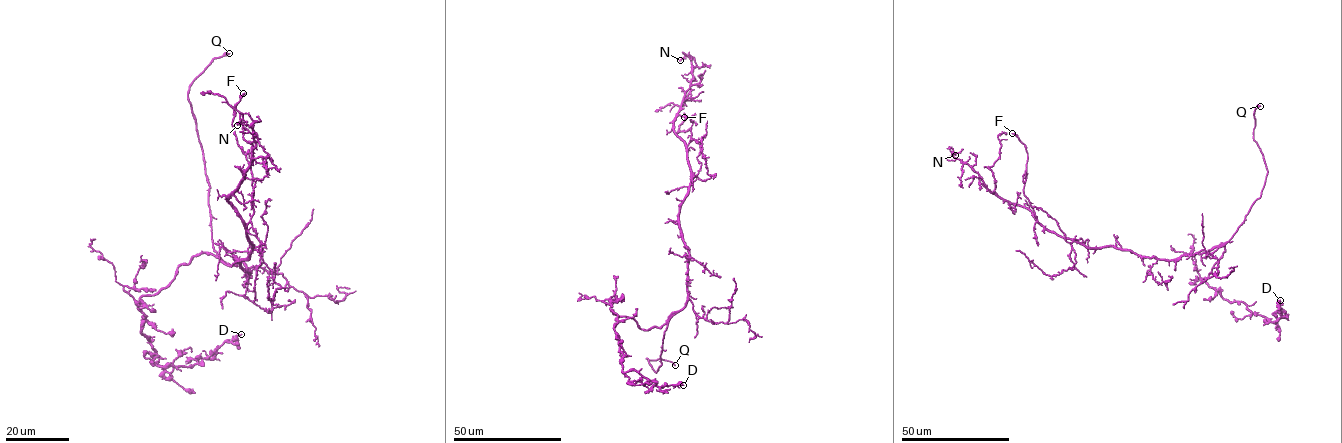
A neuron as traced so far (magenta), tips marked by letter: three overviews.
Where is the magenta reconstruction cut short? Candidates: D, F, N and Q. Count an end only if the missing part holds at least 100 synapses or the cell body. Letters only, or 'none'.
Q

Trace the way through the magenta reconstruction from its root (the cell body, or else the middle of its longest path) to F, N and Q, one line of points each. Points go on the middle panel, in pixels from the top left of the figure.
F: (687, 273), (690, 253), (678, 217), (690, 183), (687, 145), (691, 140), (691, 128), (677, 132), (684, 117)
N: (687, 273), (690, 253), (678, 213), (690, 168), (674, 119), (693, 75), (691, 56), (680, 60)
Q: (687, 273), (687, 300), (668, 321), (660, 354), (661, 364), (656, 372), (646, 358), (663, 359), (675, 365)

